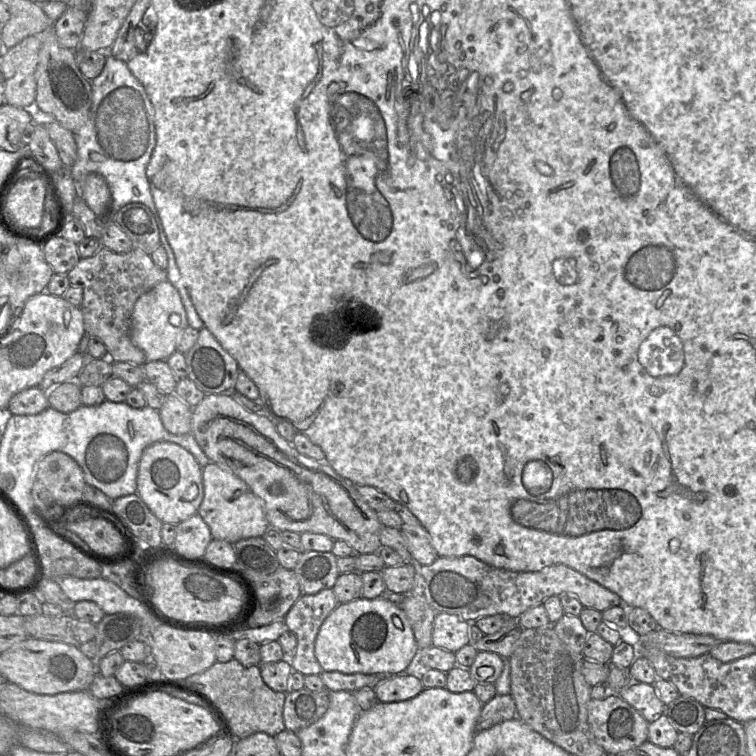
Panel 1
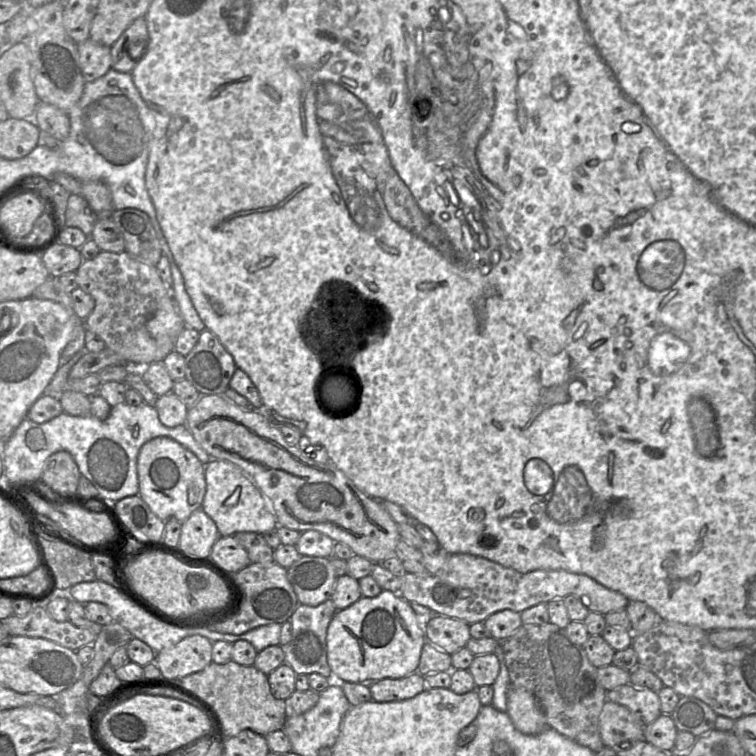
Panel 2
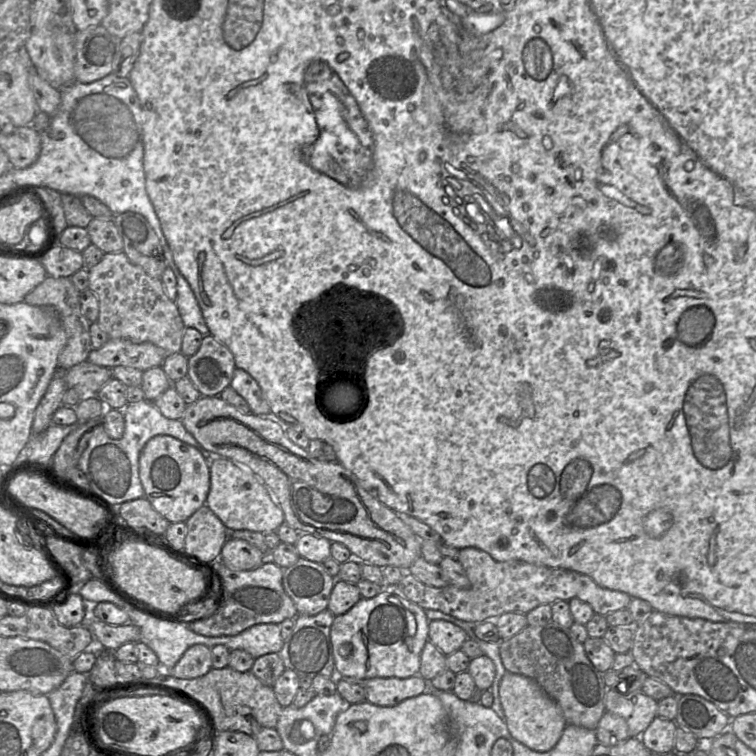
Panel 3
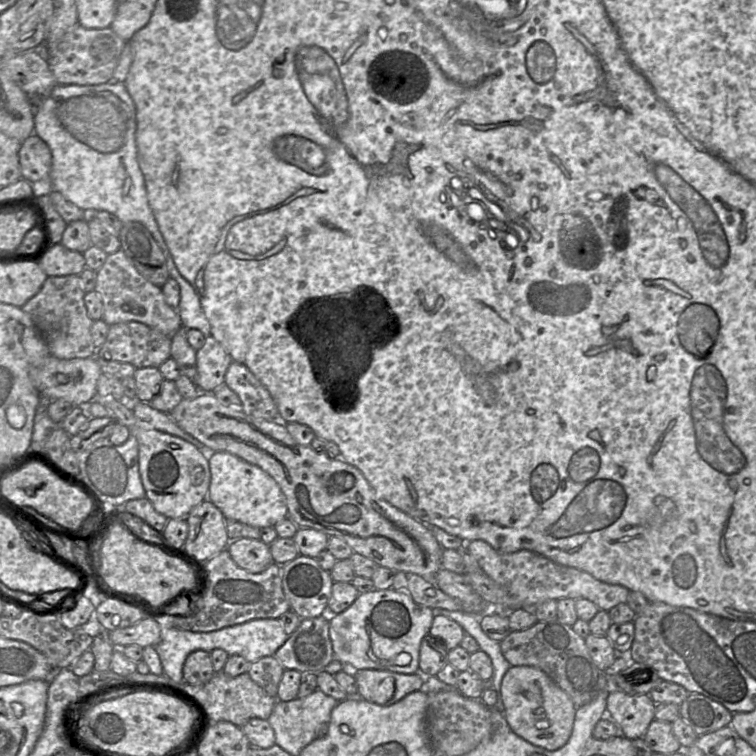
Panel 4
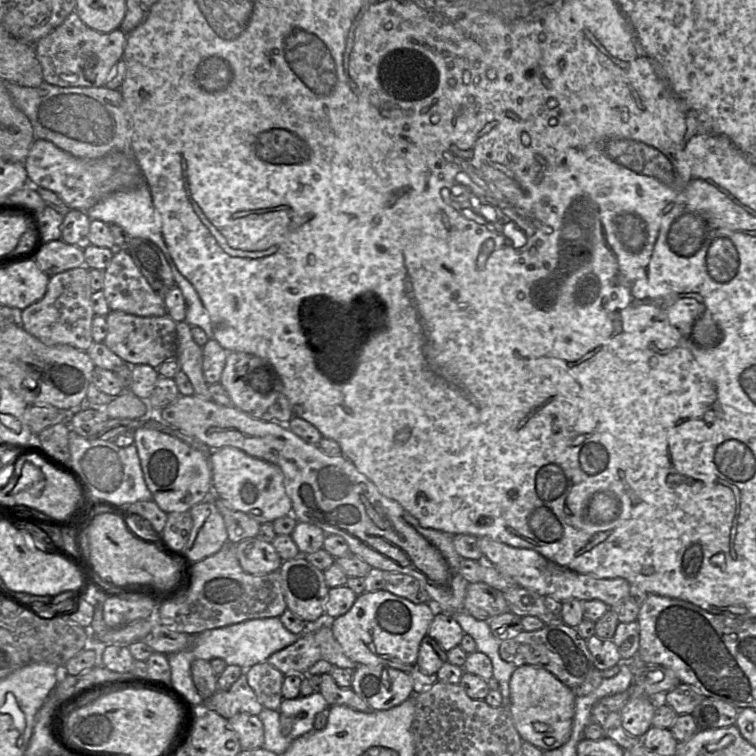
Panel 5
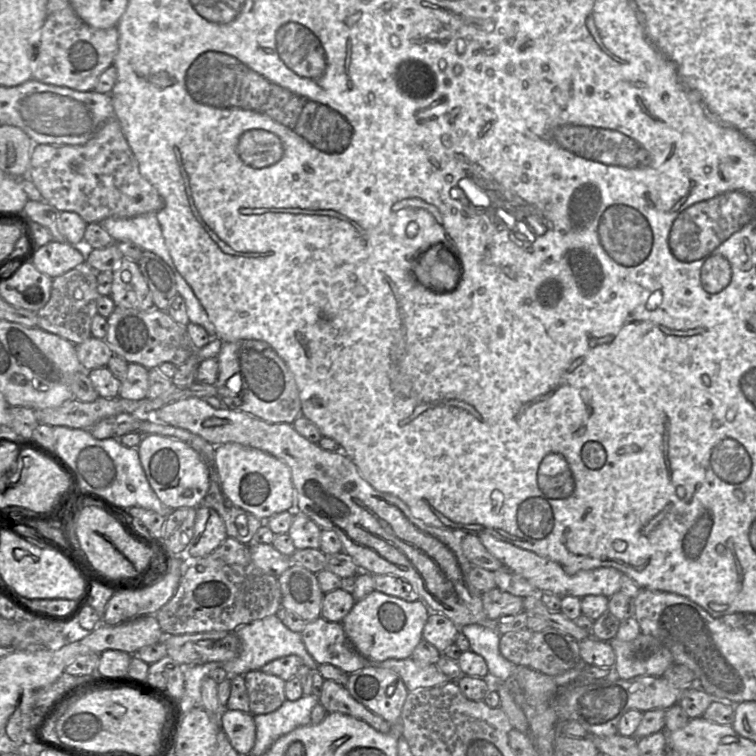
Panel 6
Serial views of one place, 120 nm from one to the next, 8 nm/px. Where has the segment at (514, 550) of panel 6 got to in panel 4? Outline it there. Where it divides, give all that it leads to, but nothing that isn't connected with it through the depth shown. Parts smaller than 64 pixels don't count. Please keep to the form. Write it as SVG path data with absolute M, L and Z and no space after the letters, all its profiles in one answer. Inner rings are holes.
M483 540L470 541L466 547L481 571L515 596L524 609L535 608L551 599L585 598L596 604L599 610L609 611L629 597L629 590L624 586L602 582L585 571L557 564L533 551L522 549L514 553L499 553Z

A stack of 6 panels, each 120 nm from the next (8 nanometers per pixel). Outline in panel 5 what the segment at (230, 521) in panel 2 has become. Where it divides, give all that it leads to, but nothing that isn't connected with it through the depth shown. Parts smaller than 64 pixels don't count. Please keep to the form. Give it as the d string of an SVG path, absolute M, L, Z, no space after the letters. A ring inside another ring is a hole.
M236 447L211 449L212 494L233 510L249 515L259 524L273 523L292 513L282 470L275 464L249 456Z

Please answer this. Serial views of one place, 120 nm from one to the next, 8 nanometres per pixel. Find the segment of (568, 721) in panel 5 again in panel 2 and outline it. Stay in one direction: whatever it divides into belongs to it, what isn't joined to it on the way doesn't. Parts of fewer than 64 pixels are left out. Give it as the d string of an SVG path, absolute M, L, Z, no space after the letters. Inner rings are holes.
M511 683L506 712L515 728L523 734L535 735L548 728L535 697L524 688L511 687Z

